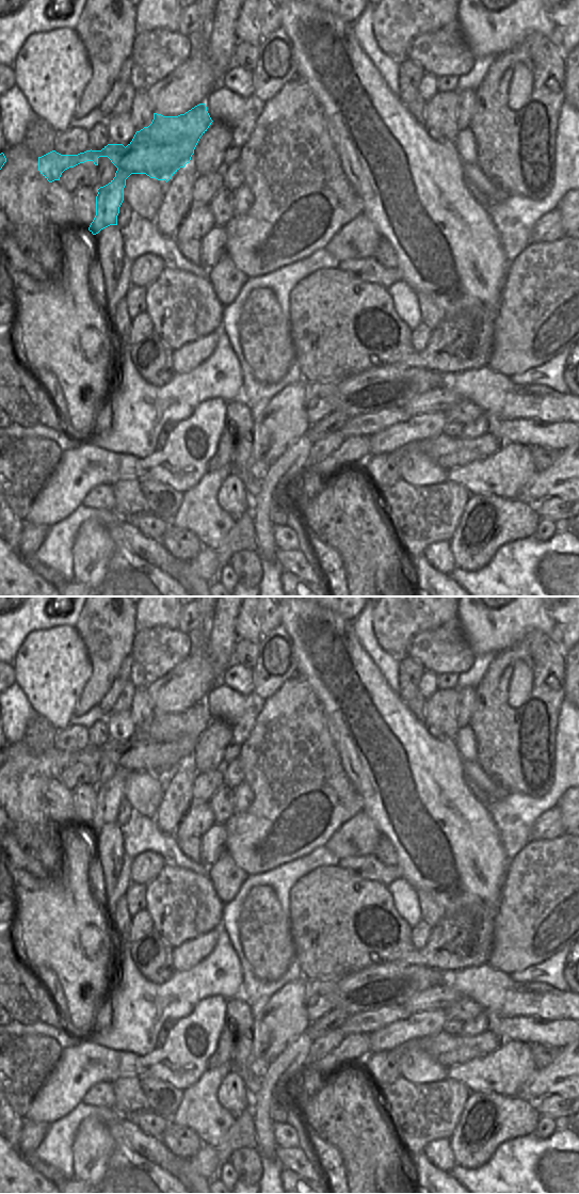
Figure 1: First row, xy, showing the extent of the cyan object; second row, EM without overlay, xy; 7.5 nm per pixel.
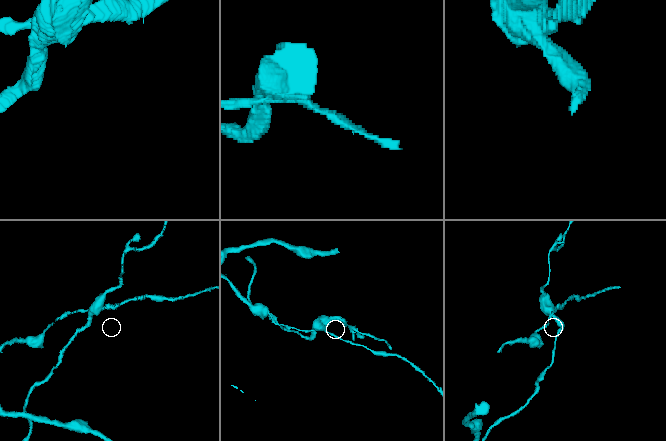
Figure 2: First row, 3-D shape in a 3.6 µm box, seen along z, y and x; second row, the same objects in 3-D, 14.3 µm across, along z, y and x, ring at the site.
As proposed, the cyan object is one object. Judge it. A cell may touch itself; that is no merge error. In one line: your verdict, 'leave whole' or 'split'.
split

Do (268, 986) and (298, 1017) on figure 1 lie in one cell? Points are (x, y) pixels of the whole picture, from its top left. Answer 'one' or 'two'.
two

